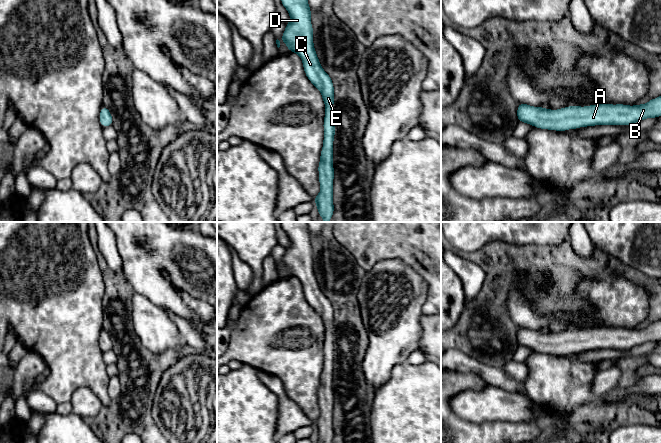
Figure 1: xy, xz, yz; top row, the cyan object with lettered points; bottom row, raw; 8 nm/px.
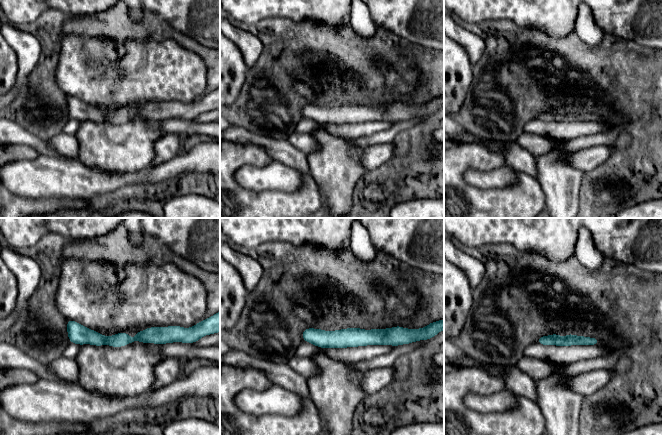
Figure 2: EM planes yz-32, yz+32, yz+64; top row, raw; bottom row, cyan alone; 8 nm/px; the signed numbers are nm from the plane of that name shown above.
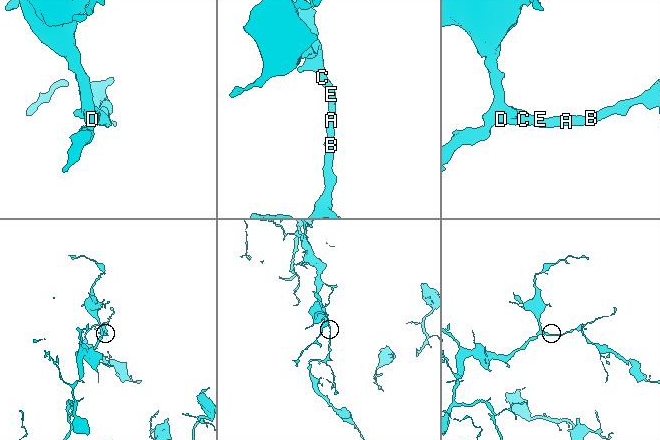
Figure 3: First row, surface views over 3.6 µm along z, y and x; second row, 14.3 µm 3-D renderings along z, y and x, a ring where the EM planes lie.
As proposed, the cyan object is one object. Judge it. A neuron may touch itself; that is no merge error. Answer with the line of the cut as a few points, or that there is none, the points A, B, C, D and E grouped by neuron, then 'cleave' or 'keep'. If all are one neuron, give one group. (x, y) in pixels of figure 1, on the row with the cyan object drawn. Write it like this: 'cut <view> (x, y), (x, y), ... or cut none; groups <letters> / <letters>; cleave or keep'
cut none; groups A B C D E; keep

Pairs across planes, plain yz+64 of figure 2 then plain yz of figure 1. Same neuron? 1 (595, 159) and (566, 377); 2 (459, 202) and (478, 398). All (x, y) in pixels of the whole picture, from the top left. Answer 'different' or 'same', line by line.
1: different
2: different

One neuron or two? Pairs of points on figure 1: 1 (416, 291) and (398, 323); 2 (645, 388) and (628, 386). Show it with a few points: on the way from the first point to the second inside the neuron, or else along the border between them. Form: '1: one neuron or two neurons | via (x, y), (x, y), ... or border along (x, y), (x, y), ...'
1: one neuron | via (408, 299), (398, 309), (398, 315)
2: one neuron | via (641, 386), (632, 386)

